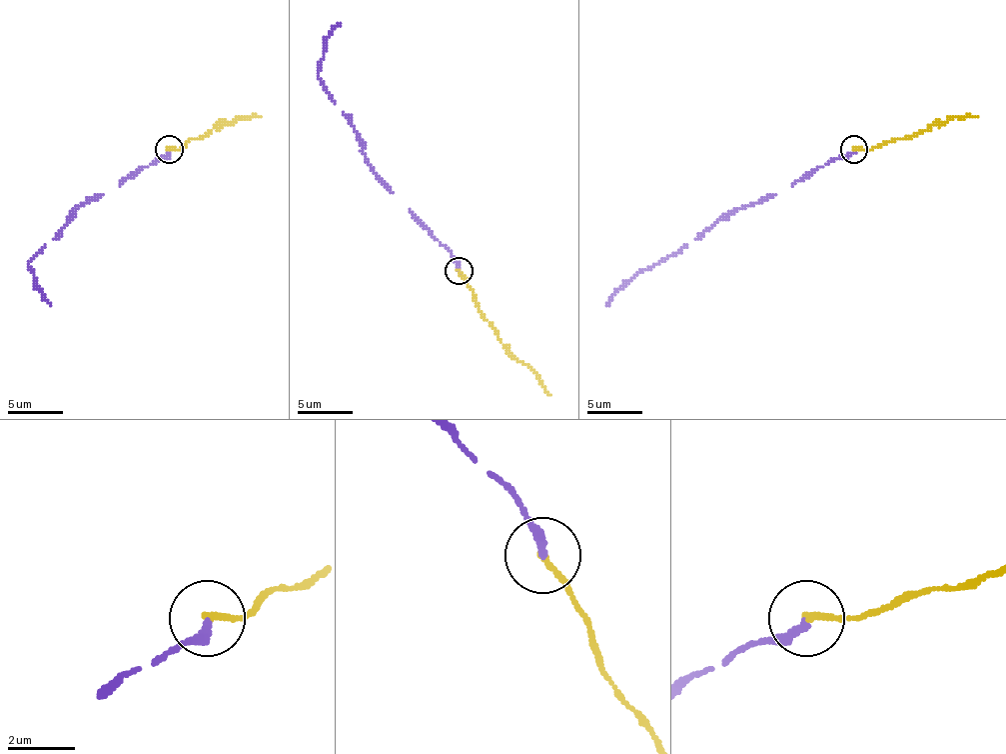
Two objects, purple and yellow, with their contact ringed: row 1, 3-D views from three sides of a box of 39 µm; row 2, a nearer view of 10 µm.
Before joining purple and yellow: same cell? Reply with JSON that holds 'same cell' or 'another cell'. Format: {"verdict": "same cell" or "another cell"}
{"verdict": "same cell"}

